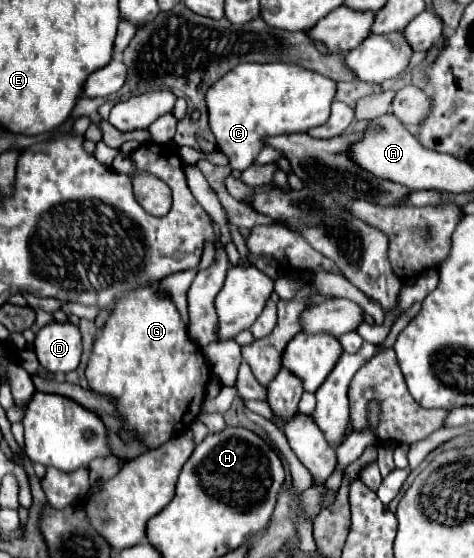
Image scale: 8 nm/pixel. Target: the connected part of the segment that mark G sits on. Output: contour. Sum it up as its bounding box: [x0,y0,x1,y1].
[86,284,210,448]

